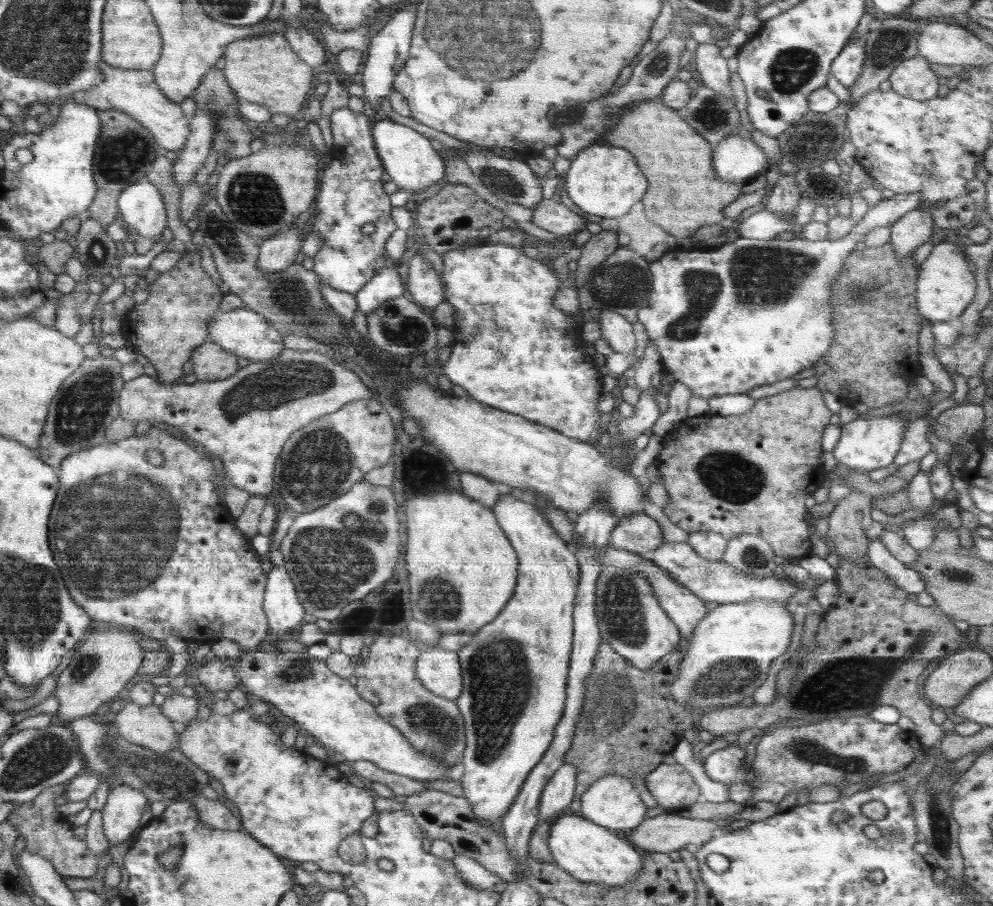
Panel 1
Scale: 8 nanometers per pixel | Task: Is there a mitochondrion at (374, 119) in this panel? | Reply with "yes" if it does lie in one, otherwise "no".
no

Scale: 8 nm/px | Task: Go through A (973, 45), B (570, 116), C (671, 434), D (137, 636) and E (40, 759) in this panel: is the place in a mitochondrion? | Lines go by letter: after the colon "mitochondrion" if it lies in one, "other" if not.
A: other
B: mitochondrion
C: other
D: other
E: mitochondrion

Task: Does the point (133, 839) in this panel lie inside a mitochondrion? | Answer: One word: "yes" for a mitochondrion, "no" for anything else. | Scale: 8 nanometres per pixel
no

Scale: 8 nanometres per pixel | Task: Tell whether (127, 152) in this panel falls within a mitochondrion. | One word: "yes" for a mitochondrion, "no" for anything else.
yes

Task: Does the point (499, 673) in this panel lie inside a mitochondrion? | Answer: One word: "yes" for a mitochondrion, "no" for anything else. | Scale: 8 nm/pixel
yes

